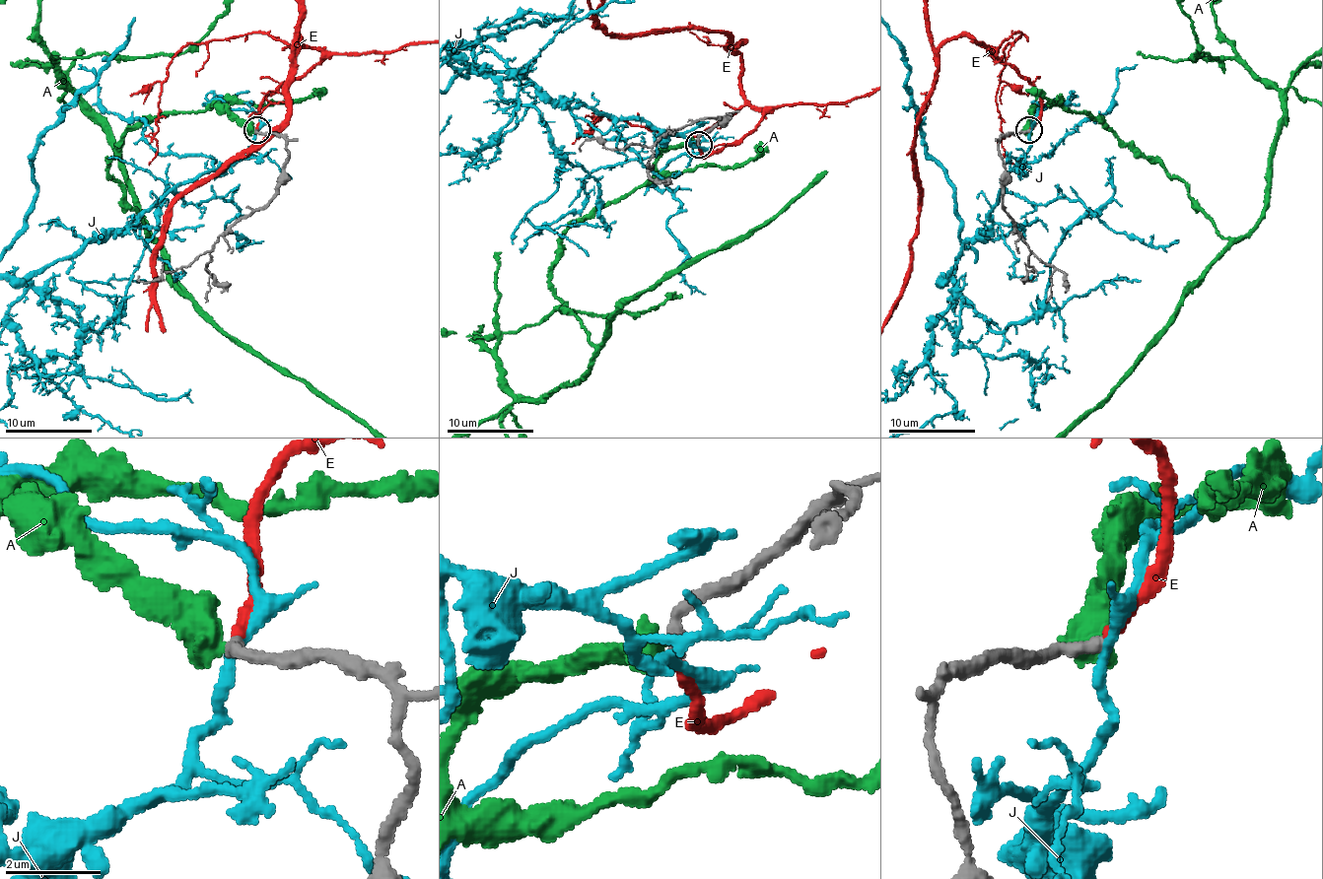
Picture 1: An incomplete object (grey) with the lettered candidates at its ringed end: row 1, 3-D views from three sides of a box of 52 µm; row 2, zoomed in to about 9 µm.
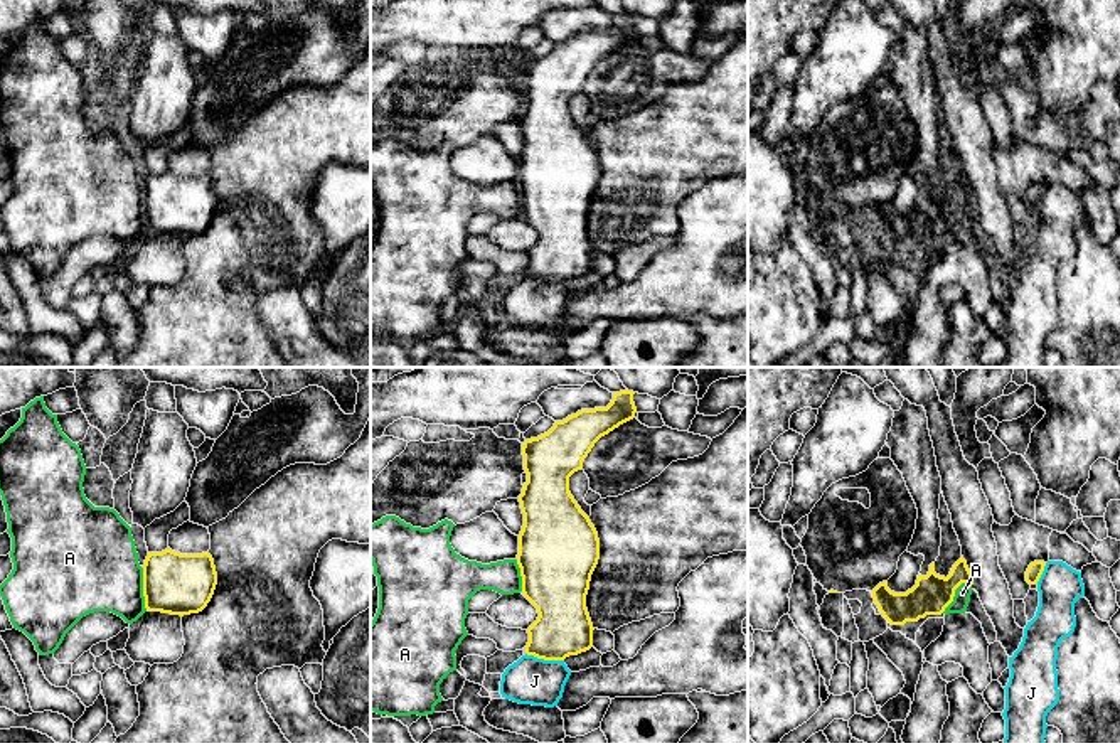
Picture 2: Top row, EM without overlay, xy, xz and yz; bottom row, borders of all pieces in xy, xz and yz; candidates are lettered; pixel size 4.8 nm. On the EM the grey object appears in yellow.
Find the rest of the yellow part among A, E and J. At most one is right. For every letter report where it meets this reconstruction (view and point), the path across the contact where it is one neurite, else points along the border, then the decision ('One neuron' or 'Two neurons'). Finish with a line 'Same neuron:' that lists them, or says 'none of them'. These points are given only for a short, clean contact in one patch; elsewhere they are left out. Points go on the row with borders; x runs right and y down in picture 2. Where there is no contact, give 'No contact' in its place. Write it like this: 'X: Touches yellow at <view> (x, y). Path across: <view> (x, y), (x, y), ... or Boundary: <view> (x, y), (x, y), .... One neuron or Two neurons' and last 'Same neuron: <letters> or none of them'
A: Touches yellow at xy (144, 590). Boundary: xy (142, 568), (142, 595), (147, 610). Two neurons
E: No contact. One neuron
J: Touches yellow at xz (544, 659). Boundary: xz (526, 652), (536, 657), (563, 661). Two neurons
Same neuron: E

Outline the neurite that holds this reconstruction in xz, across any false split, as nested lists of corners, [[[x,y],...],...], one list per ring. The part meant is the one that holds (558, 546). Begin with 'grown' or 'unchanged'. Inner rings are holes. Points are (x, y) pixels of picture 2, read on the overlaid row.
unchanged; [[[633,391],[613,393],[606,408],[581,409],[537,436],[524,441],[527,482],[519,495],[524,526],[519,534],[517,564],[522,593],[537,608],[537,620],[527,628],[525,654],[544,660],[564,660],[593,647],[593,623],[586,608],[591,575],[600,559],[600,539],[589,517],[569,492],[569,477],[583,468],[595,443],[635,418]]]

